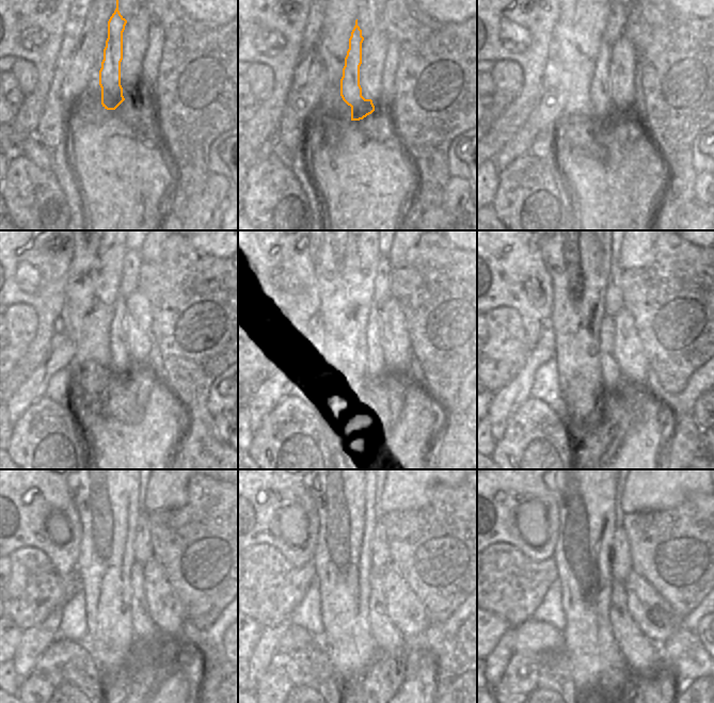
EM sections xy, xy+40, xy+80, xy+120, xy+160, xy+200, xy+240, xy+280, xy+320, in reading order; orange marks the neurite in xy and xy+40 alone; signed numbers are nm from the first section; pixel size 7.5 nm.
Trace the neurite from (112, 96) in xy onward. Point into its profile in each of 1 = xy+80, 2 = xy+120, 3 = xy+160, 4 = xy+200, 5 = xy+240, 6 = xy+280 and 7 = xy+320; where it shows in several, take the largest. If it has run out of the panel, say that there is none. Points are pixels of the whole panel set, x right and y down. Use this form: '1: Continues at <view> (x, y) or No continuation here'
1: Continues at xy+80 (600, 102)
2: Continues at xy+120 (118, 346)
3: Continues at xy+160 (375, 363)
4: Continues at xy+200 (621, 387)
5: Continues at xy+240 (151, 641)
6: Continues at xy+280 (403, 657)
7: Continues at xy+320 (643, 654).

